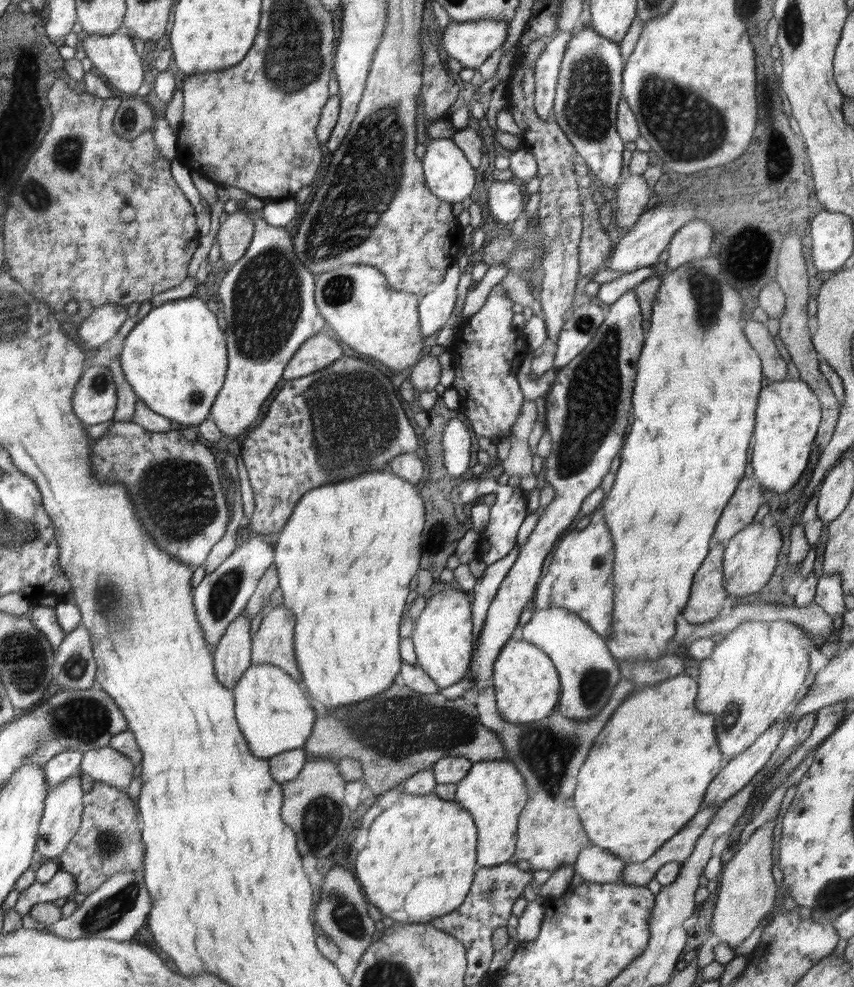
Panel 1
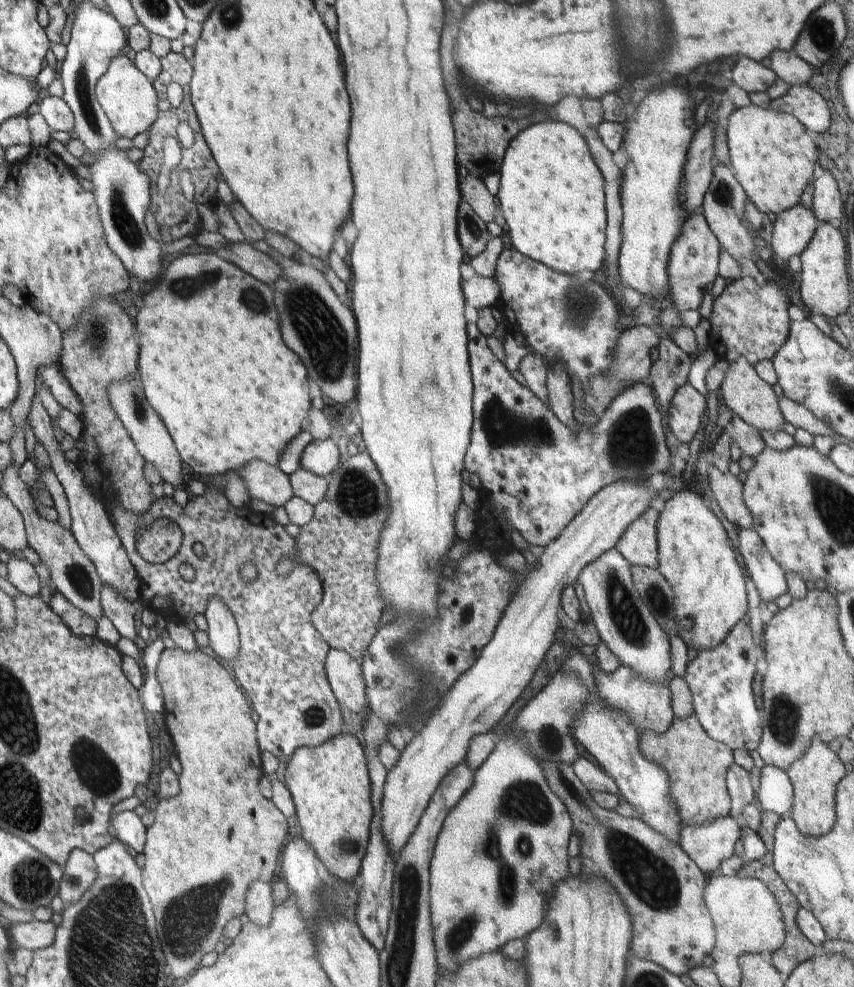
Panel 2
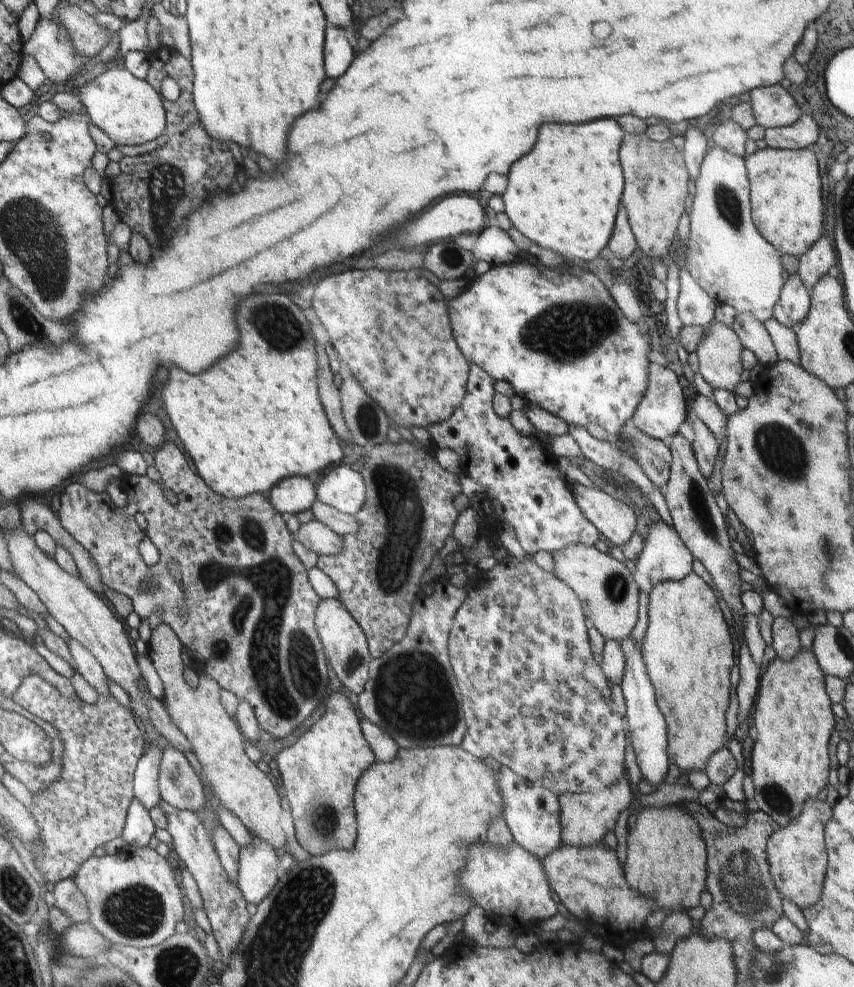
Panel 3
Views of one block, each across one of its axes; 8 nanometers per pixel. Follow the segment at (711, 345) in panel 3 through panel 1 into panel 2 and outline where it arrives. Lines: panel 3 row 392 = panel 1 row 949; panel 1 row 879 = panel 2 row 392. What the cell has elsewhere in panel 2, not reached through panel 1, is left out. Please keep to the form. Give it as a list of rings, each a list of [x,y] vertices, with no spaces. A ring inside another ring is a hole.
[[[739,356],[735,362],[729,364],[729,368],[725,370],[723,384],[719,386],[717,394],[719,394],[721,404],[731,408],[735,412],[735,416],[739,416],[743,422],[757,428],[759,432],[761,430],[765,430],[765,432],[781,432],[783,430],[785,420],[783,420],[781,412],[779,412],[777,398],[773,396],[771,386],[757,376],[755,368],[751,364],[747,364],[747,360],[743,356]]]

